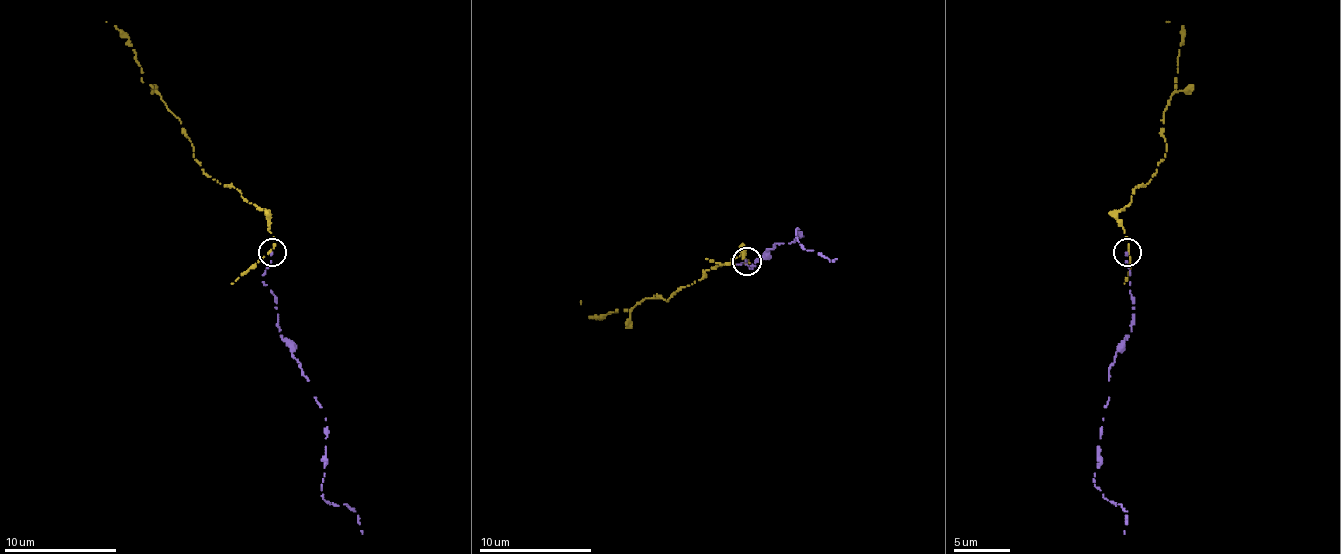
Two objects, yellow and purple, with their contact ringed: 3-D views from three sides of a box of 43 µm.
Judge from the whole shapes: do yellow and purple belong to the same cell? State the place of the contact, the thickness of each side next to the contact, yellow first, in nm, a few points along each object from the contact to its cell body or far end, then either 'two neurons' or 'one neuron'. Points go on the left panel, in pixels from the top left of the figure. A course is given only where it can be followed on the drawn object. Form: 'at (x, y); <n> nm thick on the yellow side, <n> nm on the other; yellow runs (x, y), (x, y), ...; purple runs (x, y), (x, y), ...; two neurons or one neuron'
at (272, 252); 130 nm thick on the yellow side, 170 nm on the other; yellow runs (271, 251), (268, 212), (207, 176), (181, 122), (142, 83), (128, 40), (105, 21); purple runs (271, 251), (263, 282), (274, 296), (277, 327), (328, 426), (322, 496), (330, 505), (356, 510), (361, 533); one neuron

